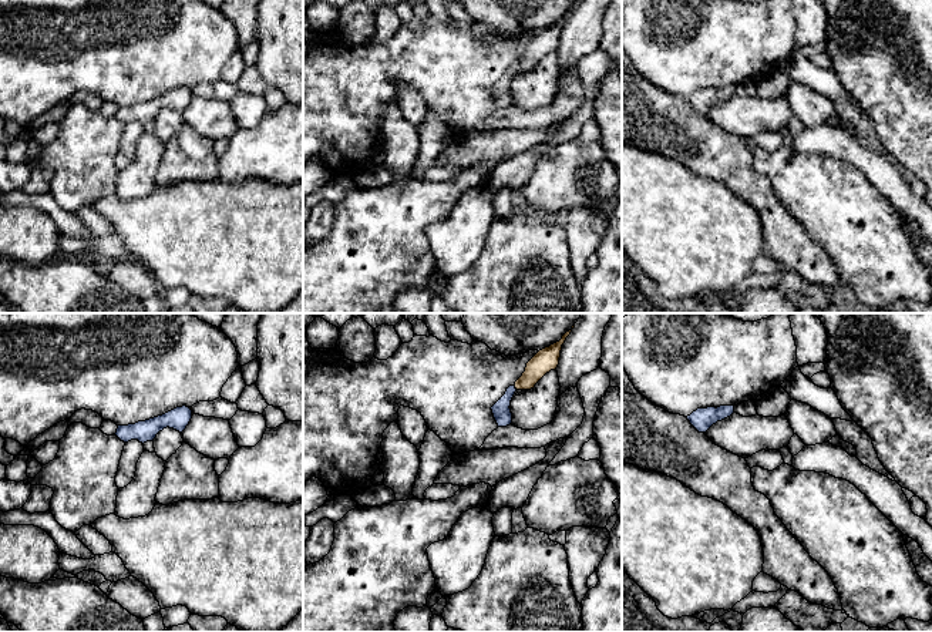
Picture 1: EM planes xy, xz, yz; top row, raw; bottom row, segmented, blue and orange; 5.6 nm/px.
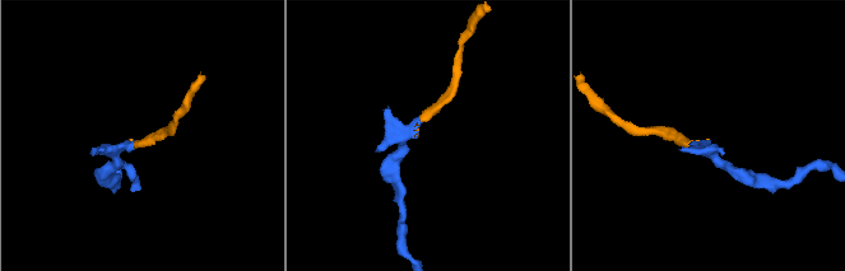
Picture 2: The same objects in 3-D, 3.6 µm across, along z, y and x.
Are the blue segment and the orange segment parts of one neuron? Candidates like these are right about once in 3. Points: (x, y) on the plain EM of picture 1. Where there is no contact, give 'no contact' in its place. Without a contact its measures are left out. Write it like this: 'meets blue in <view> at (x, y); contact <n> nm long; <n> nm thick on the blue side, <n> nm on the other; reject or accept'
meets blue in xz at (514, 69); contact 40 nm long; 100 nm thick on the blue side, 130 nm on the other; accept

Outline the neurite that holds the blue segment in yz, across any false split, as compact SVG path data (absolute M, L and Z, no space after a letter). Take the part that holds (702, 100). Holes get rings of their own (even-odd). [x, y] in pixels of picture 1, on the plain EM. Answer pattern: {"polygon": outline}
{"polygon": "M734 87L697 90L687 97L687 101L699 114L706 114L713 105L730 98L733 94Z"}

